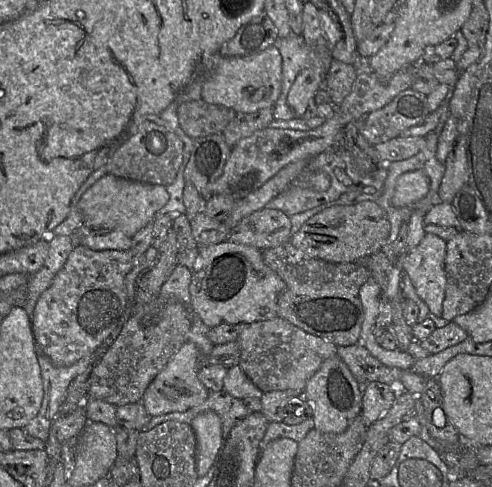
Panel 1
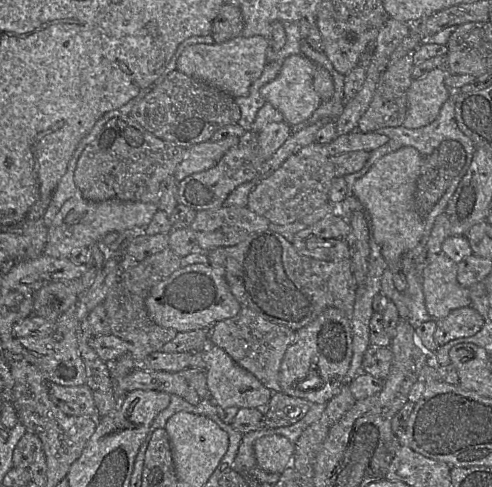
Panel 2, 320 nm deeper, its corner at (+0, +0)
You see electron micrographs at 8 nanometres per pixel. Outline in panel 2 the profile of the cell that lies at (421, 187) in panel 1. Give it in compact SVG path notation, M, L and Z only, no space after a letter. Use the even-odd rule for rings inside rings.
M406 146L389 153L375 162L370 170L353 185L352 193L360 201L371 219L372 233L387 268L393 275L393 283L399 292L404 292L407 282L401 270L401 259L416 247L425 228L423 218L416 206L416 184L420 175L423 156L418 150Z

